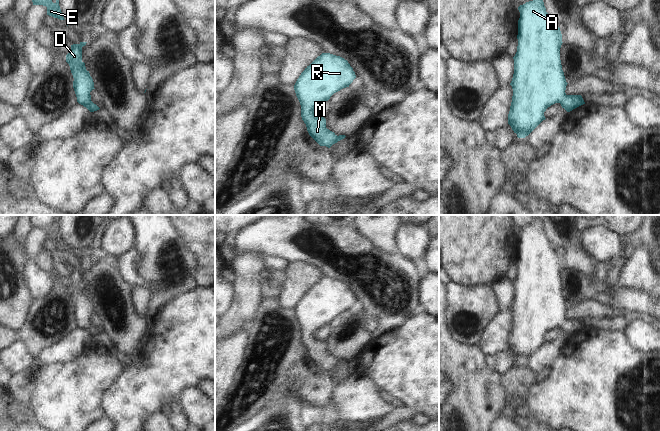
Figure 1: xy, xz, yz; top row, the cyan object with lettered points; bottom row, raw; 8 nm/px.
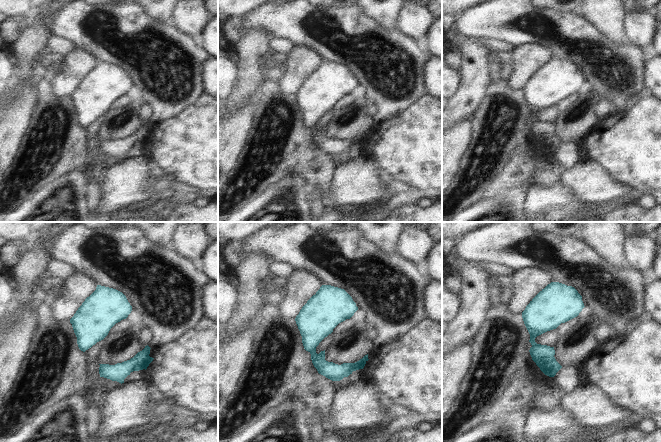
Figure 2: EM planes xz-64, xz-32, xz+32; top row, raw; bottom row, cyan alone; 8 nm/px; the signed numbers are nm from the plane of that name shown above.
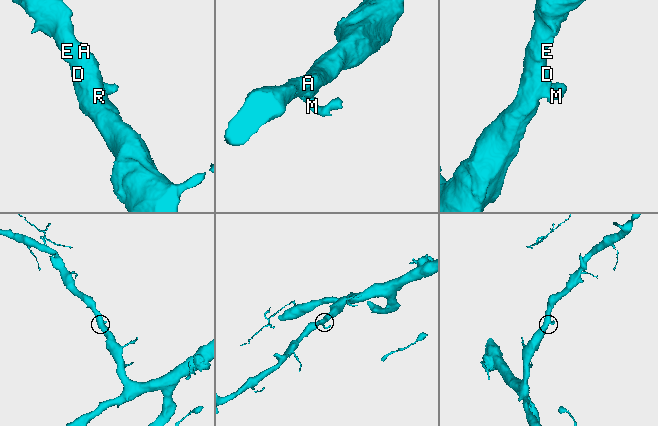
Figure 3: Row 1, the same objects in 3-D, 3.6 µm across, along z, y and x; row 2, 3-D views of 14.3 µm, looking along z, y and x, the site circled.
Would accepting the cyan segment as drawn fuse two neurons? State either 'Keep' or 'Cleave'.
Keep

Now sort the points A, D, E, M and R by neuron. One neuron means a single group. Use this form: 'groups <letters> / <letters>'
groups A D E M R

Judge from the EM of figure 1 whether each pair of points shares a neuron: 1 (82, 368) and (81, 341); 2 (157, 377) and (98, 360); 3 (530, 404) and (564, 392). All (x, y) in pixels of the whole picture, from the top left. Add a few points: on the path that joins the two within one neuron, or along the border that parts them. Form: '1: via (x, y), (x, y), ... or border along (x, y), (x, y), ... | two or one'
1: border along (90, 344), (74, 359), (59, 362) | two
2: border along (123, 368), (119, 376), (108, 387) | two
3: via (538, 404), (554, 402), (556, 400) | one

